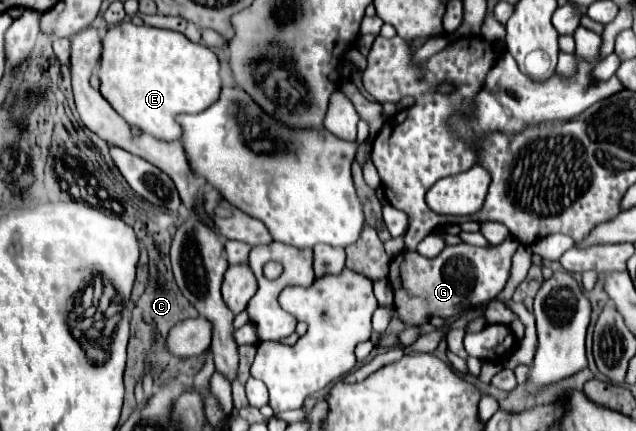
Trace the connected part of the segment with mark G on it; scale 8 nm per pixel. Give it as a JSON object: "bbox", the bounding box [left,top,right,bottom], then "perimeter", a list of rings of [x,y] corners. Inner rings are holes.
{"bbox":[388,236,520,326],"perimeter":[[[508,236],[500,246],[490,248],[470,244],[446,246],[436,258],[424,258],[418,252],[398,254],[390,262],[388,284],[394,292],[394,308],[400,322],[406,326],[422,326],[430,322],[430,318],[452,318],[474,304],[490,302],[504,290],[518,246],[520,244]]]}

